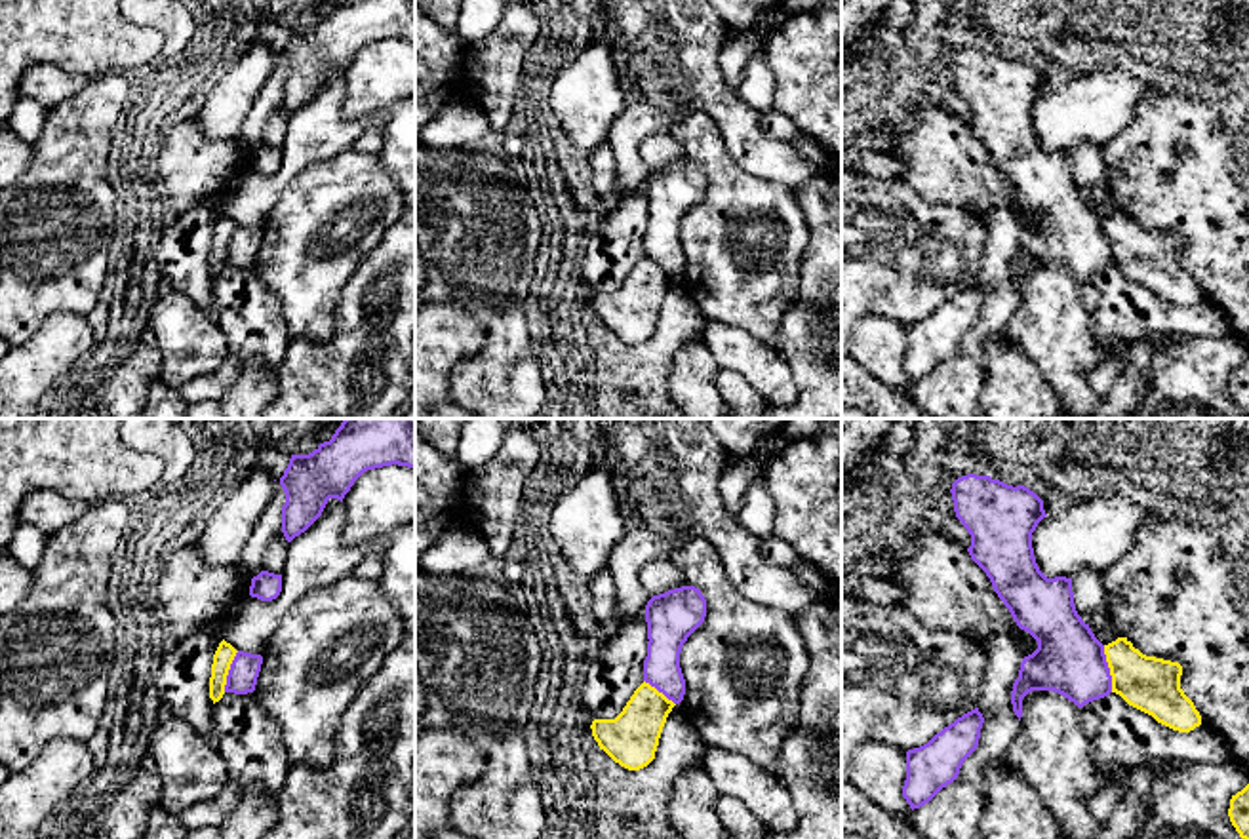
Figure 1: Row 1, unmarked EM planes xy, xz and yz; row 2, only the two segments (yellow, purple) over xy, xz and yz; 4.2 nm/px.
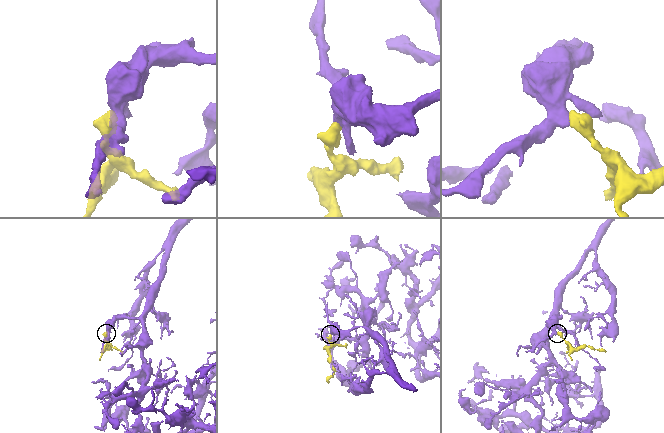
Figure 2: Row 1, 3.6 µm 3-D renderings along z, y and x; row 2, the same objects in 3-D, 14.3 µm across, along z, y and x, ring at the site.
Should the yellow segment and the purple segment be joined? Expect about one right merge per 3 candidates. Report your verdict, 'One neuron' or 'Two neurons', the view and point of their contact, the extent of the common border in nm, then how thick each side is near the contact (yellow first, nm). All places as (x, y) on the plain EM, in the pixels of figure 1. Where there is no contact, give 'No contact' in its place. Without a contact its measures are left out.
Two neurons. Touches yellow at yz (1109, 240). Shared border 200 nm. Thickness 240 nm (yellow) against 300 nm

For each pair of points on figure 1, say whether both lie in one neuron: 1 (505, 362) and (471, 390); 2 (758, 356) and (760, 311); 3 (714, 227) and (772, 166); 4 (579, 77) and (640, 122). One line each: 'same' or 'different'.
1: same
2: different
3: different
4: different

